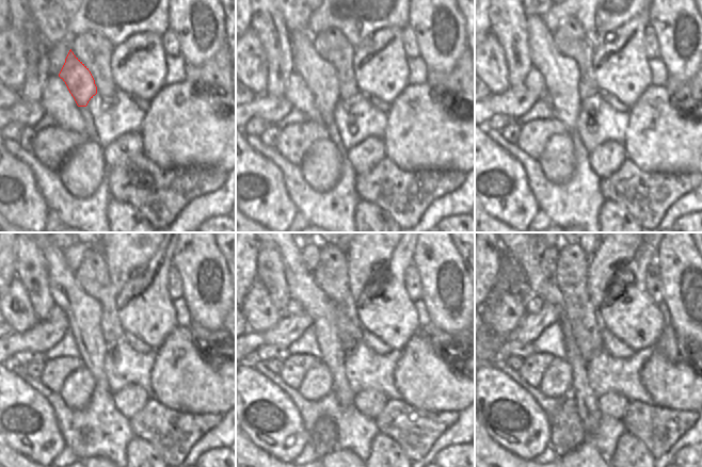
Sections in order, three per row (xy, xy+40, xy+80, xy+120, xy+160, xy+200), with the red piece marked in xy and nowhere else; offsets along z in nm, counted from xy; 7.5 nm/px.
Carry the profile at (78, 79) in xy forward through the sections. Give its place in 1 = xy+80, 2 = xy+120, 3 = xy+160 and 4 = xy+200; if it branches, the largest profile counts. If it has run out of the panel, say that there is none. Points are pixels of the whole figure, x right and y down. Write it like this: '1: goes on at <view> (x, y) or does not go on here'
1: goes on at xy+80 (561, 75)
2: goes on at xy+120 (83, 312)
3: goes on at xy+160 (302, 286)
4: goes on at xy+200 (540, 284)

